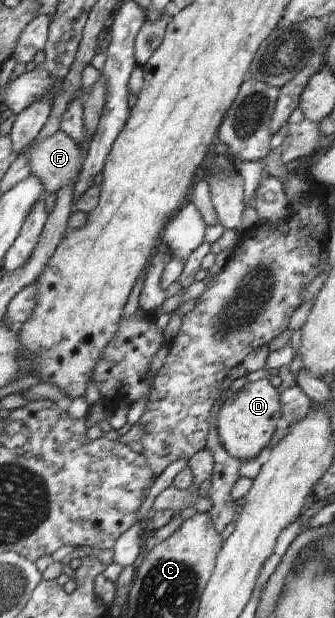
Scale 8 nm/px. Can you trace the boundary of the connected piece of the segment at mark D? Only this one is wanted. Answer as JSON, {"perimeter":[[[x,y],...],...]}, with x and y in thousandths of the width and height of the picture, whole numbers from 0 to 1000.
{"perimeter":[[[773,613],[734,621],[701,639],[681,636],[675,642],[645,680],[651,710],[693,739],[725,746],[761,743],[827,696],[827,680],[842,673],[836,638],[800,613]]]}

